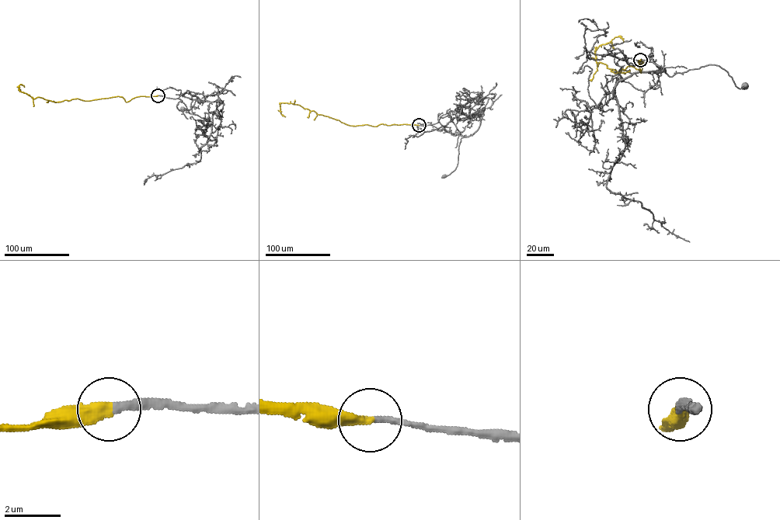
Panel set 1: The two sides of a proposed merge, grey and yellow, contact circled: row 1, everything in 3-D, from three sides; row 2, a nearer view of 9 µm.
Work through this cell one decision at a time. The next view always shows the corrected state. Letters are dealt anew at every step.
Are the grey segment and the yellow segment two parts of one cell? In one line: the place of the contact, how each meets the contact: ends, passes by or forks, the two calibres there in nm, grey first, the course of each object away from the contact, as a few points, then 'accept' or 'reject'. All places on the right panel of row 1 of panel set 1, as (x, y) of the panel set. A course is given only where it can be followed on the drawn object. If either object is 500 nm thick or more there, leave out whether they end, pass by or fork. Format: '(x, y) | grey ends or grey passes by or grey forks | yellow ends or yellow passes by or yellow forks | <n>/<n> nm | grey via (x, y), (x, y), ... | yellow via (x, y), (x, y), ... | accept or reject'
(640, 60) | grey ends | yellow ends | 260/440 nm | grey via (641, 59), (630, 65), (619, 50), (670, 76), (719, 65), (745, 86) | yellow via (641, 59), (641, 72), (642, 61), (641, 70), (618, 73), (597, 66), (599, 46), (614, 37), (624, 42) | accept

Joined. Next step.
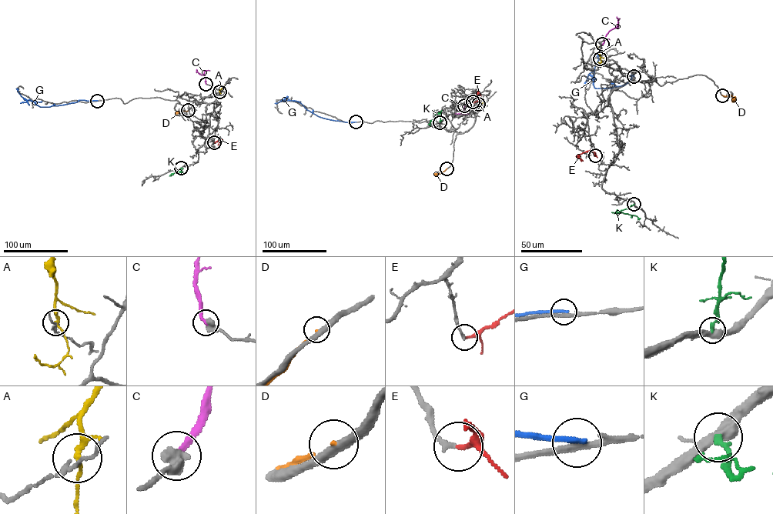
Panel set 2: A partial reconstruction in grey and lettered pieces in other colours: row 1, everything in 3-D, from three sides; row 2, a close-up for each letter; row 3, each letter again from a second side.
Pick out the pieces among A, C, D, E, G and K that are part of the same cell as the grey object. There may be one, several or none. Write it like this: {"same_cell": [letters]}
{"same_cell": ["E"]}

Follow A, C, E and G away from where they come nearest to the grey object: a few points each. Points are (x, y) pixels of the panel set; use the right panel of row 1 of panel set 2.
A: (600, 58), (597, 46)
C: (602, 44), (606, 35), (617, 27), (618, 18)
E: (595, 155), (590, 150), (576, 156), (583, 161)
G: (634, 76), (620, 86), (595, 88), (591, 72), (587, 78), (595, 81)

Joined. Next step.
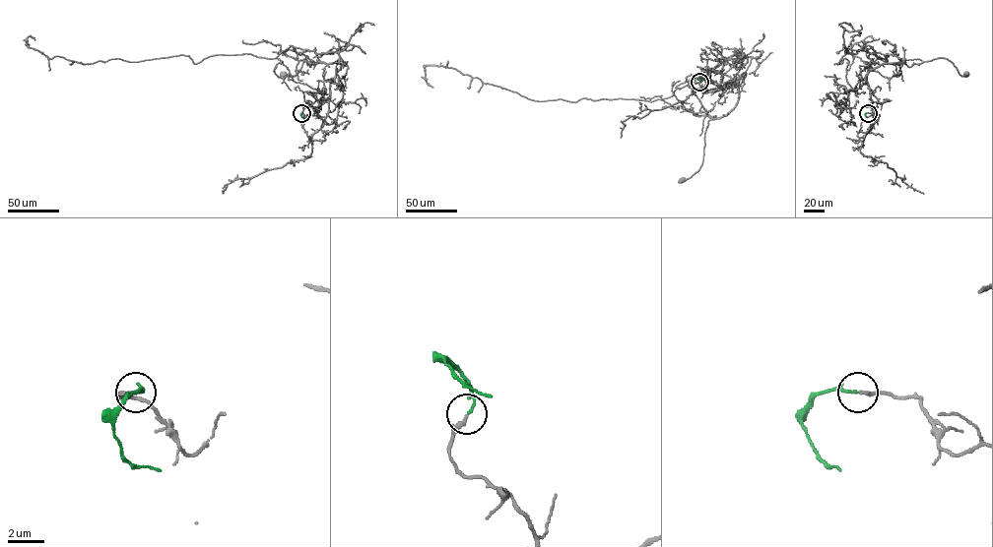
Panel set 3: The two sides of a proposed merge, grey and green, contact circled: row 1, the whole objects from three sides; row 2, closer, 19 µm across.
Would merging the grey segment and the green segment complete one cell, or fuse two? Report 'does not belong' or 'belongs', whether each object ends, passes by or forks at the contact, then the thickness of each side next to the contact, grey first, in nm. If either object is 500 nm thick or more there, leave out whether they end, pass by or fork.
belongs | grey ends | green ends | 220/150 nm

